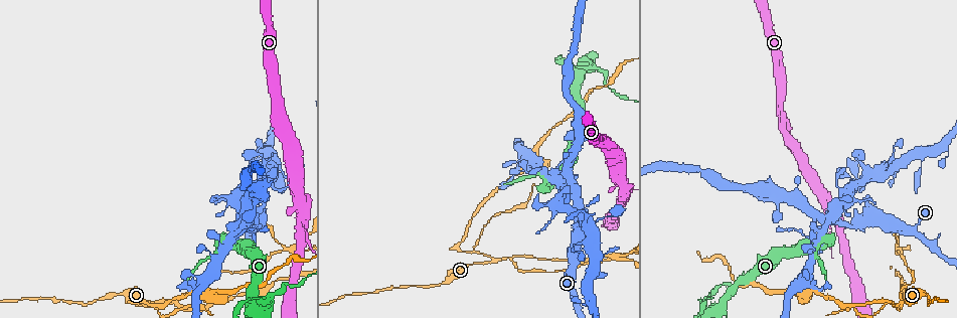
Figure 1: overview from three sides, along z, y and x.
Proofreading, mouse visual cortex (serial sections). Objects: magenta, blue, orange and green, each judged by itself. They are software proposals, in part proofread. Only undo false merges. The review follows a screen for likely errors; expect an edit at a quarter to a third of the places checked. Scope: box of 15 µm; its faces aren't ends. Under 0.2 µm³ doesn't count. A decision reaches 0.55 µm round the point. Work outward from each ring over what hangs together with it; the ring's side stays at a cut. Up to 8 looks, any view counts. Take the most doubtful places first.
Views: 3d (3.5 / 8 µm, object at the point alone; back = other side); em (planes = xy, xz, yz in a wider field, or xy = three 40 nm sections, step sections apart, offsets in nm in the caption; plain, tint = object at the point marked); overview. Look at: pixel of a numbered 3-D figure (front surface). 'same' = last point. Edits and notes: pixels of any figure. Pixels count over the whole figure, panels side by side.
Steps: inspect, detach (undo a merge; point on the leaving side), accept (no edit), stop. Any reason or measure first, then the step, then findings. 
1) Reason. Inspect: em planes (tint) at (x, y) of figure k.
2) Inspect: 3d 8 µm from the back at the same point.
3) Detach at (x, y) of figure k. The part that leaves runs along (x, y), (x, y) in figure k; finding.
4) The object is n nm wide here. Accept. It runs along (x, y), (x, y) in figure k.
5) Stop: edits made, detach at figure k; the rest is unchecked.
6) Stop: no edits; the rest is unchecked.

Two arms at a narrow angle. Inspect: 3d 3.5 µm at (903, 301) of figure 1.

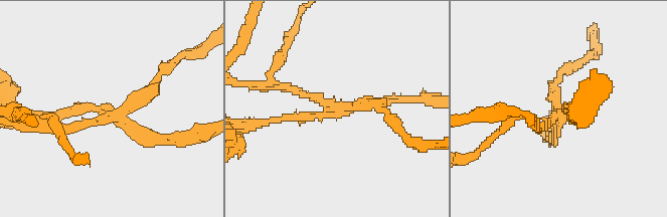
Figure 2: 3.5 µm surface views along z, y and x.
Inspect: em planes (tint) at (103, 111) of figure 2.

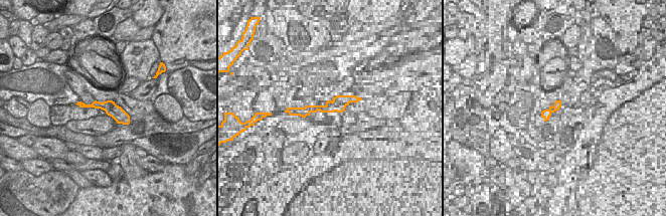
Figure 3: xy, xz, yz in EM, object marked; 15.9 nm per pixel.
The arms are 150, 150, 150, 150 nm wide. Detach at (147, 88) of figure 2. The part that leaves runs along (105, 116), (76, 128), (27, 125) in figure 2; a second cell is stuck on.

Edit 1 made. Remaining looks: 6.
Sudden change in width. Inspect: 3d 3.5 µm at (592, 61) of figure 1.

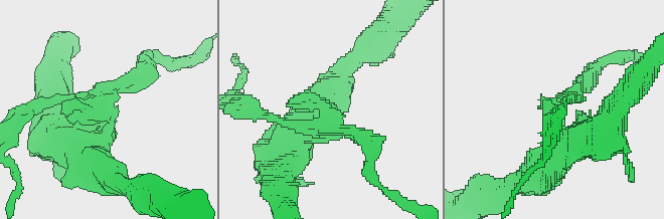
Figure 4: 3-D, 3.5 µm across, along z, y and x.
Need the tissue. Inspect: em xy step 1 (plain) at (331, 107) of figure 4.

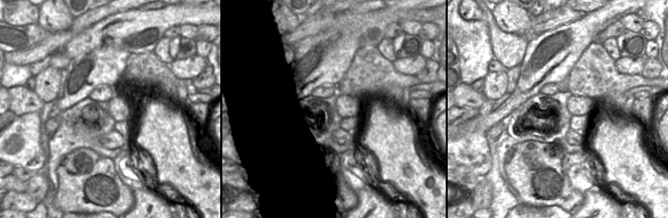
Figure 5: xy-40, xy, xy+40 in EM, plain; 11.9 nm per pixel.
With the object marked. Inspect: em xy step 1 (tint) at the same point.

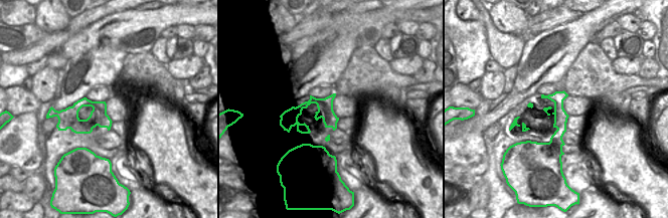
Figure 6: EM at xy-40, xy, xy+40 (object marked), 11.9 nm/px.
The object is 200 nm wide here. Accept. It runs along (562, 93), (559, 133), (550, 154) in figure 6; continuous, no second cell.

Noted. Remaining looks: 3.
Three arms meet. Inspect: 3d 3.5 µm at (305, 211) of figure 1.

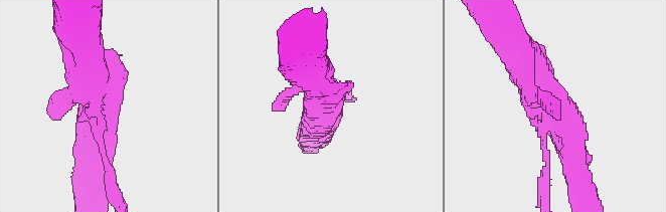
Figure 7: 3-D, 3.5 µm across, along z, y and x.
3 arms meet here; the arms are 100, 400, 400 nm wide; now the EM. Inspect: em xy step 3 (tint) at (325, 106) of figure 7.

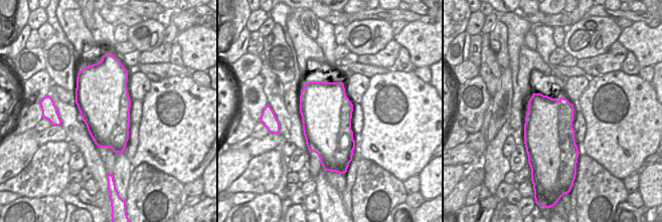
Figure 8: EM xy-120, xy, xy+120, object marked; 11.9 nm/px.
Detach at (54, 107) of figure 7. The part that leaves runs along (543, 128), (543, 202) in figure 7; two cells meet here.

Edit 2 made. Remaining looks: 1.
Stop: edits made, detach at figure 2, detach at figure 7; the rest is unchecked.

